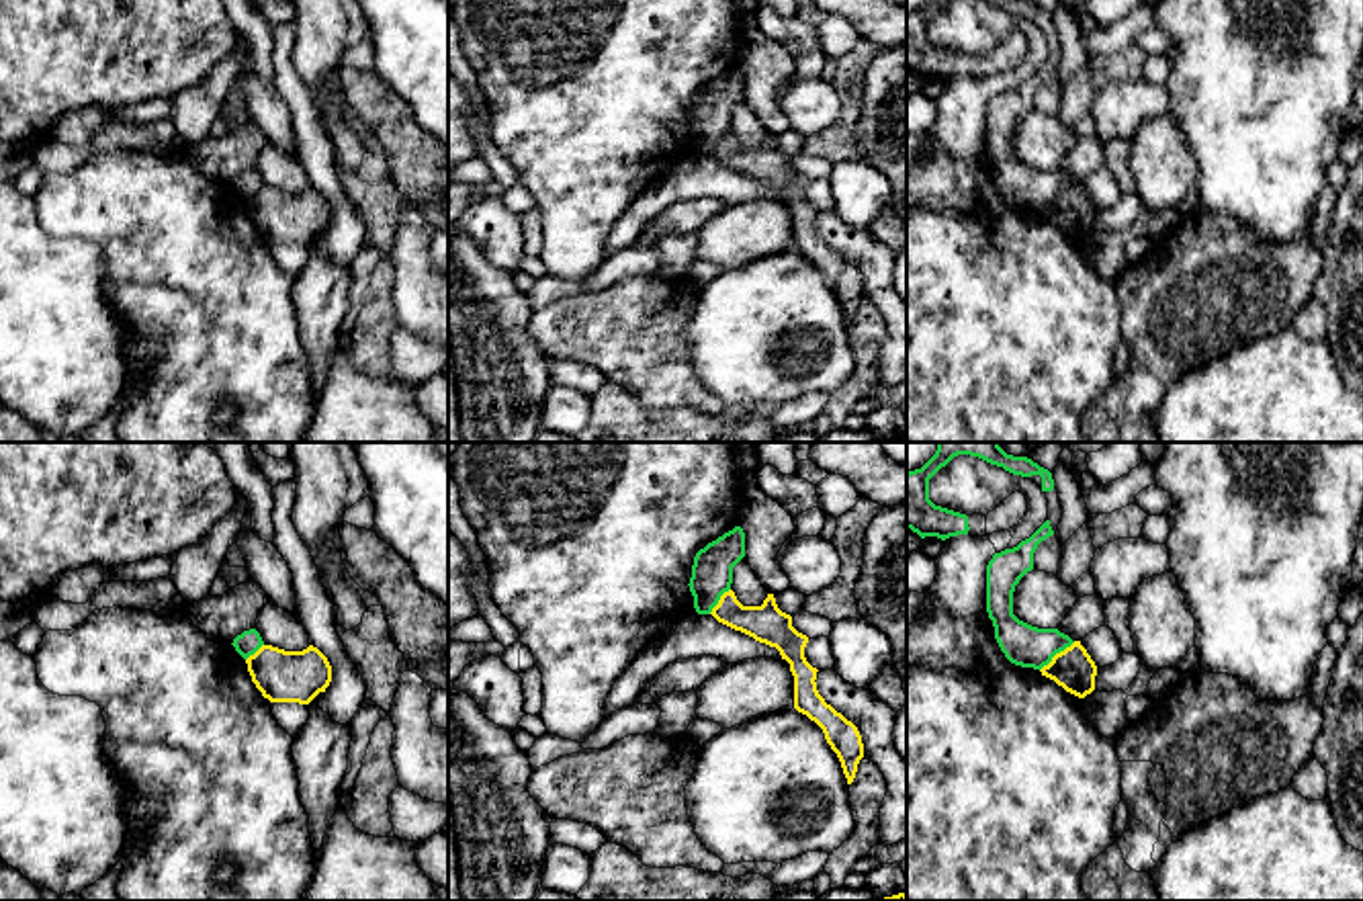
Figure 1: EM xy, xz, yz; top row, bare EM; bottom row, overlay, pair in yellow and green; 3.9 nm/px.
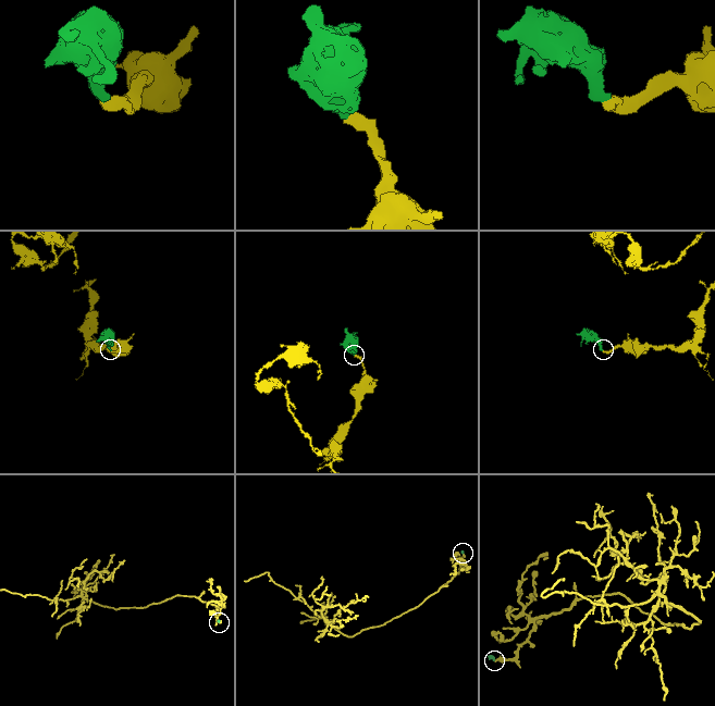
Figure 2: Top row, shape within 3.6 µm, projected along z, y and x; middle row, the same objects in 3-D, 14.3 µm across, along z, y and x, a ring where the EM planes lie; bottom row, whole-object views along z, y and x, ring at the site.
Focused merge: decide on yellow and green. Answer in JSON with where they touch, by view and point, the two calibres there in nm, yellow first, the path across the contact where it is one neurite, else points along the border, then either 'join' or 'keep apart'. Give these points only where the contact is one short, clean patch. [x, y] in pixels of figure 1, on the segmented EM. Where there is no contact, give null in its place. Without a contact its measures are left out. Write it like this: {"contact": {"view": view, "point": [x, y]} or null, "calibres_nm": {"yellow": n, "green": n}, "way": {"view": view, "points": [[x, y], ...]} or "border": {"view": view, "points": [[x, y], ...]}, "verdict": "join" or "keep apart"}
{"contact": {"view": "yz", "point": [1057, 654]}, "calibres_nm": {"yellow": 160, "green": 170}, "border": {"view": "yz", "points": [[1075, 641], [1040, 670]]}, "verdict": "keep apart"}

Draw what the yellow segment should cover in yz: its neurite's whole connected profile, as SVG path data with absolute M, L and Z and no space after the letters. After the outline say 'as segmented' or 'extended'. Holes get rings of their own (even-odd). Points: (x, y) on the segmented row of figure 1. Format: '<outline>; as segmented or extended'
M1081 641L1056 653L1040 672L1079 698L1095 690L1097 666Z; as segmented

